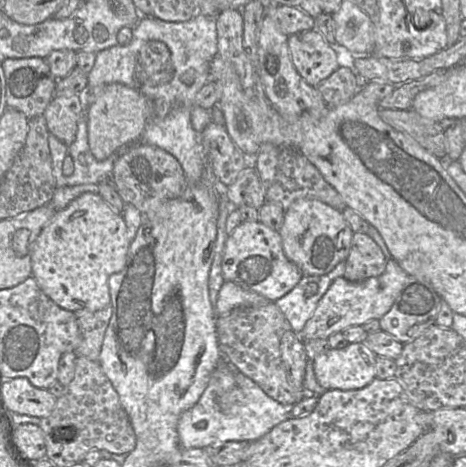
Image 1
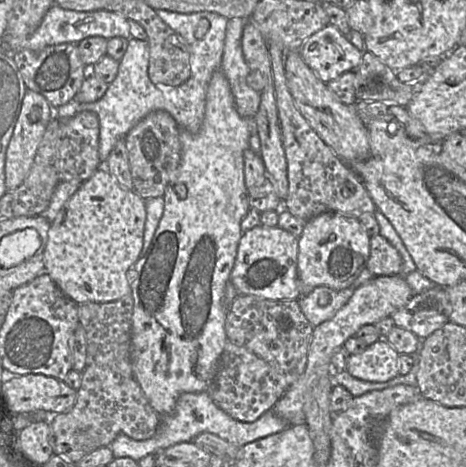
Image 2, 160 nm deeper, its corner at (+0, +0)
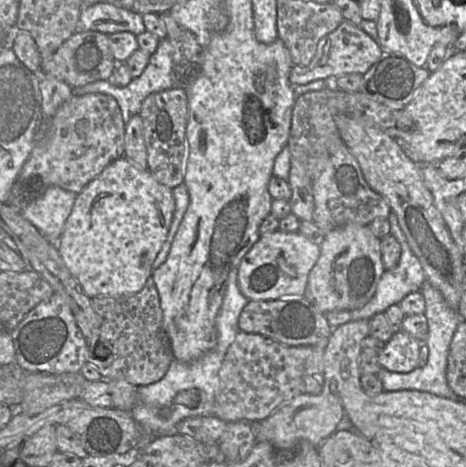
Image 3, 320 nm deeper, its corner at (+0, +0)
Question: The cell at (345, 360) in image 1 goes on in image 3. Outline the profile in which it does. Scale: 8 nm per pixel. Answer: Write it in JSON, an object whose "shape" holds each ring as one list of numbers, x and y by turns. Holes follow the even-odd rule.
{"shape":[[400,331,390,338,378,354,380,366,396,373,409,373,418,368,421,343,413,336]]}

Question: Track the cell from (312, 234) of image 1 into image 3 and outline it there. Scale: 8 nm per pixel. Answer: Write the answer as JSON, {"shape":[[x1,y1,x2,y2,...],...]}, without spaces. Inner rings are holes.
{"shape":[[347,224,325,233,319,258,308,276,305,298,324,314,363,307,374,295,385,271,380,241,363,225]]}

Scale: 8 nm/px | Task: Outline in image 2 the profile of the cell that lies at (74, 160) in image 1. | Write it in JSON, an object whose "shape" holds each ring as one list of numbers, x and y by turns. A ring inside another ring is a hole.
{"shape":[[156,10,159,17,189,44,191,75,180,86,155,85,148,76,149,45,147,41,130,38,127,50,119,60,116,78,109,84,103,97,92,103,81,103,75,99,59,106,54,113,56,119,66,120,78,113,91,111,99,118,99,157,106,162,116,143,125,138,144,117,154,111,163,110,171,114,180,129,196,134,201,129,206,106,206,94,214,72,220,69,226,39,228,19,214,12,178,13],[207,19,210,27,202,39,195,37,198,21]]}

